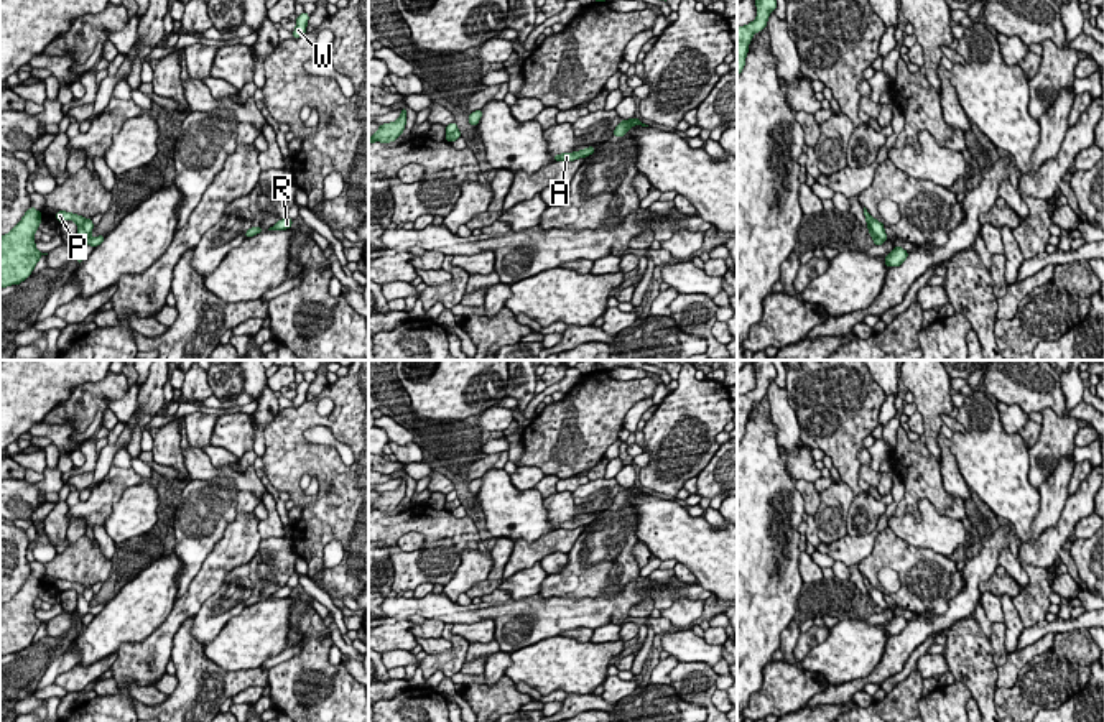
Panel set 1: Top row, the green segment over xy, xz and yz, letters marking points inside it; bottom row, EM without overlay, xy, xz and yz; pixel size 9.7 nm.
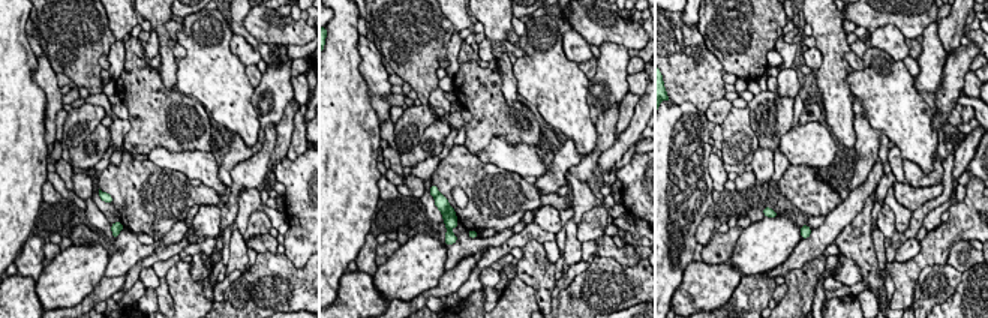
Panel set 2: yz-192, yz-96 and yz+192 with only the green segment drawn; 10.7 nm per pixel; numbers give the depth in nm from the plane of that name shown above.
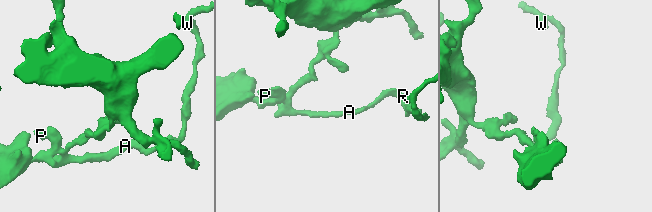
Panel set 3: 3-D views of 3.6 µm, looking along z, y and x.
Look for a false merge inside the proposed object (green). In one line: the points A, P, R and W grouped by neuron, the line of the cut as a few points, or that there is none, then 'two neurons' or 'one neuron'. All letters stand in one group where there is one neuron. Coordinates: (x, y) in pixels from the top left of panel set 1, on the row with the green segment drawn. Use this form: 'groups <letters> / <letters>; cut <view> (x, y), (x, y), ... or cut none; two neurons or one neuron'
groups A R W / P; cut yz (867, 217), (869, 227), (884, 240); two neurons

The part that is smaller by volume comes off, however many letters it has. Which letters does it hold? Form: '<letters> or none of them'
A, R, W

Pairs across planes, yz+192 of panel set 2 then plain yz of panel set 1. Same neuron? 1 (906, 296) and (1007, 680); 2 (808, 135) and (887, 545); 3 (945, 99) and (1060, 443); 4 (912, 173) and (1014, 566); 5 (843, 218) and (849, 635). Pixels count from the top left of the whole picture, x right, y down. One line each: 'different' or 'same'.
1: same
2: different
3: different
4: different
5: different

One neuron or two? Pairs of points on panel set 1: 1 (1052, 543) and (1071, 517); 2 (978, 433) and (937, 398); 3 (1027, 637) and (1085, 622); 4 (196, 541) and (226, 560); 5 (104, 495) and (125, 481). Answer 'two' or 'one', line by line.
1: one
2: two
3: one
4: two
5: one

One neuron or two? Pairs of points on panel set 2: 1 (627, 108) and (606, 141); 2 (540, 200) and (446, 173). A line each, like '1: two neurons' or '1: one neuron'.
1: two neurons
2: one neuron

